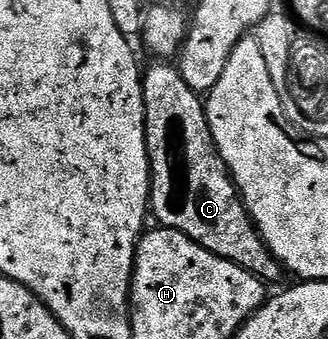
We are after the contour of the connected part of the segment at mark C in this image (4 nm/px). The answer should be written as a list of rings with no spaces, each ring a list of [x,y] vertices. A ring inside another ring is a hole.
[[[160,60],[143,71],[144,84],[144,127],[146,128],[146,144],[148,159],[152,169],[152,201],[151,213],[157,218],[161,227],[177,230],[190,240],[202,244],[214,256],[222,256],[250,272],[265,284],[276,282],[282,275],[280,261],[268,250],[268,245],[260,238],[256,225],[248,216],[244,201],[240,199],[240,191],[232,180],[232,173],[222,160],[218,148],[214,144],[214,136],[210,132],[208,111],[201,95],[186,84],[179,69],[171,61]]]

